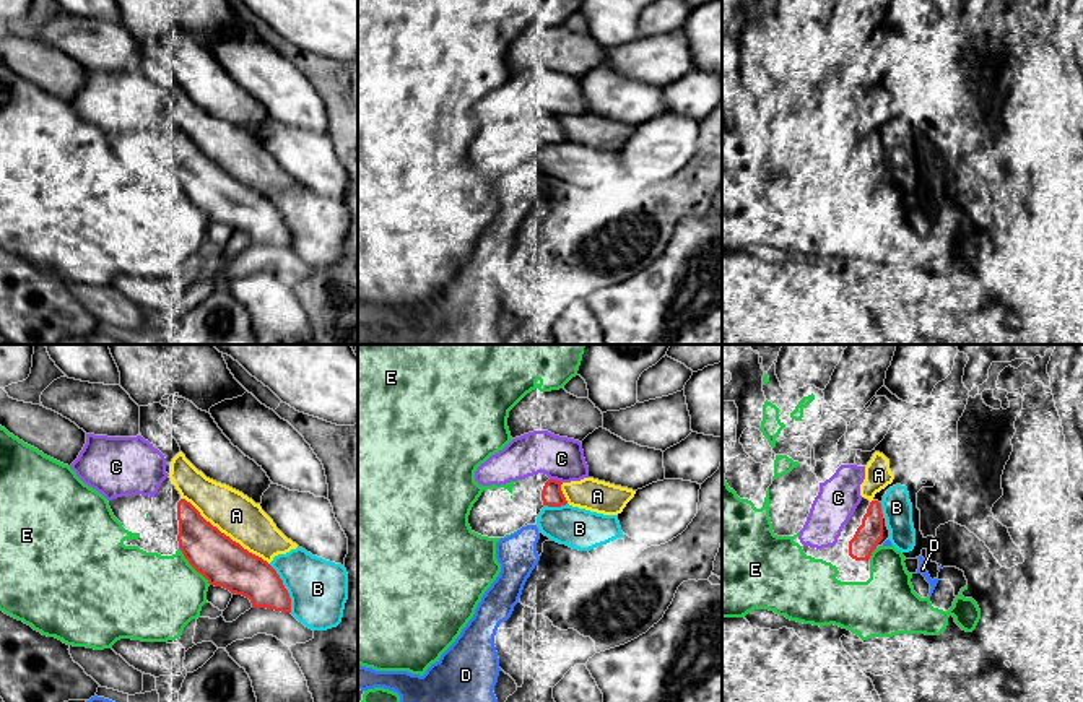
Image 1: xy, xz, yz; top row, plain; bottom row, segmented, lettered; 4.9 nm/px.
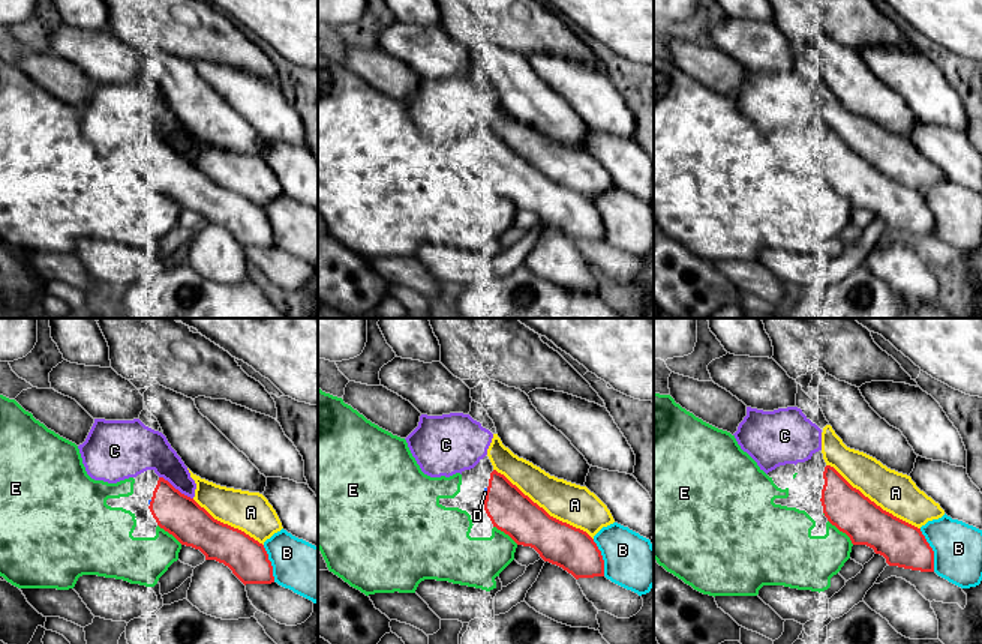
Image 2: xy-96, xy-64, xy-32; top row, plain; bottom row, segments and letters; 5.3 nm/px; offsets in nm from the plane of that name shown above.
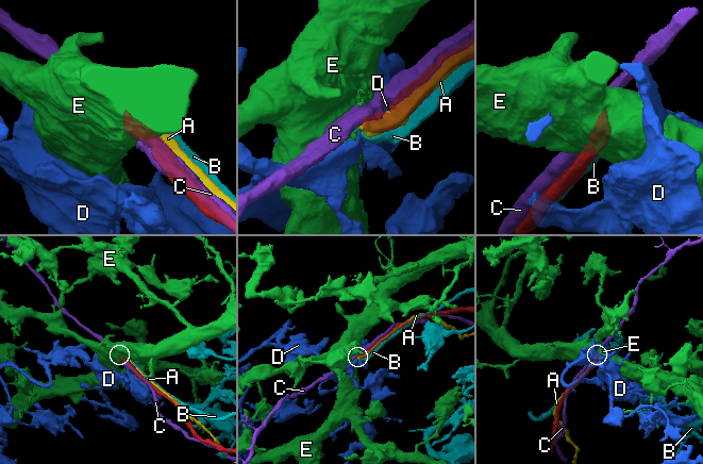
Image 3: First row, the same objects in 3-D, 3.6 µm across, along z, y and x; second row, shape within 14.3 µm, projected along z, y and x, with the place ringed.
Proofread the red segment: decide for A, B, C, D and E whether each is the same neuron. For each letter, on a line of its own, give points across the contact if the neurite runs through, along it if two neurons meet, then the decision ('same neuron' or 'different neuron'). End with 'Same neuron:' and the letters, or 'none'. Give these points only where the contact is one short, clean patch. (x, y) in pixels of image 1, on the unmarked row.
A: different neuron
B: different neuron
C: different neuron
D: different neuron
E: border xy (179, 186), (210, 220); different neuron
Same neuron: none

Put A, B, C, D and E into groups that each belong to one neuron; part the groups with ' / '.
A / B D / C / E

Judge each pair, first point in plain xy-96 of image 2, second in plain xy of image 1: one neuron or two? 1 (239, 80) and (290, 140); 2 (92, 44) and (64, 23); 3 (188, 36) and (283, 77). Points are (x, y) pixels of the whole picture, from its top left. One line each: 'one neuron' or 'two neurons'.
1: two neurons
2: one neuron
3: two neurons

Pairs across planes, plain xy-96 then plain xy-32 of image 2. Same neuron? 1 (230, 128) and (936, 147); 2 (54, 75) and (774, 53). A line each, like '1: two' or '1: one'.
1: two
2: two

